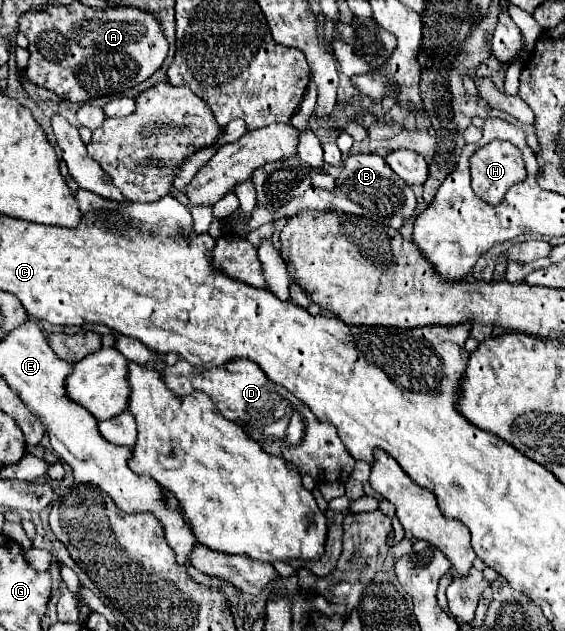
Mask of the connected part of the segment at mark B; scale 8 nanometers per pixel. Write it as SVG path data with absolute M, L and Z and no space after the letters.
M355 154L355 156L347 156L343 160L343 170L339 174L339 178L335 180L335 188L331 192L323 190L323 188L313 188L309 186L303 196L293 198L289 202L285 202L279 210L269 214L269 222L285 218L285 216L293 216L297 212L303 210L339 210L339 212L349 212L349 214L357 214L357 216L365 216L369 220L381 222L389 228L399 230L403 226L405 220L409 220L413 216L417 202L415 202L415 194L411 190L411 186L405 180L399 180L399 176L395 176L391 172L391 168L387 168L387 162L377 156L377 154Z

